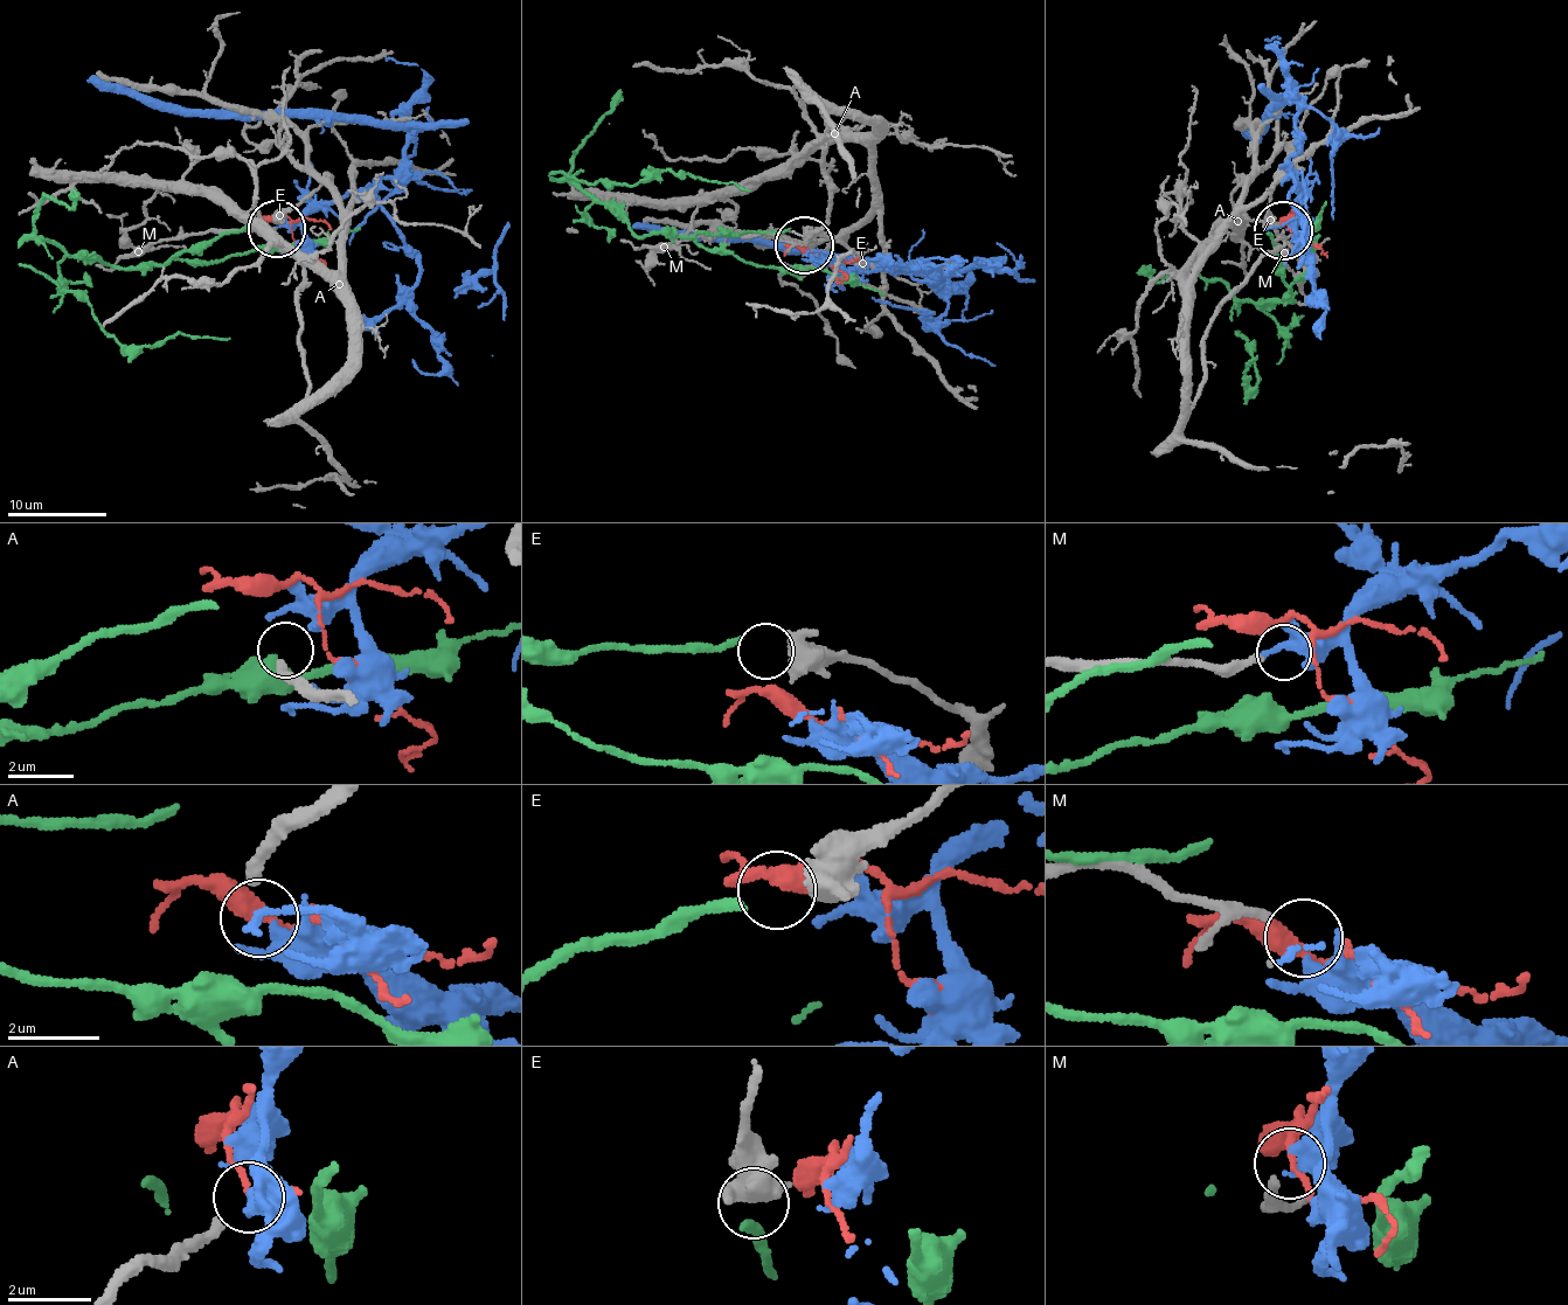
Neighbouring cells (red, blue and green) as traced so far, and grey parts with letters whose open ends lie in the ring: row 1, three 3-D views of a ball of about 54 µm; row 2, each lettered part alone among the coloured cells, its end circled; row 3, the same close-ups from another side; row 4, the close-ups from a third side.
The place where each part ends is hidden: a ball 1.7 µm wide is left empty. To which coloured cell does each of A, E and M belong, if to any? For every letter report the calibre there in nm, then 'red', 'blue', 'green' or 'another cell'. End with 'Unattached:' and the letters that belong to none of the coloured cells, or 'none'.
A: 280 nm thick; another cell
E: 360 nm thick; green
M: 160 nm thick; blue
Unattached: A

